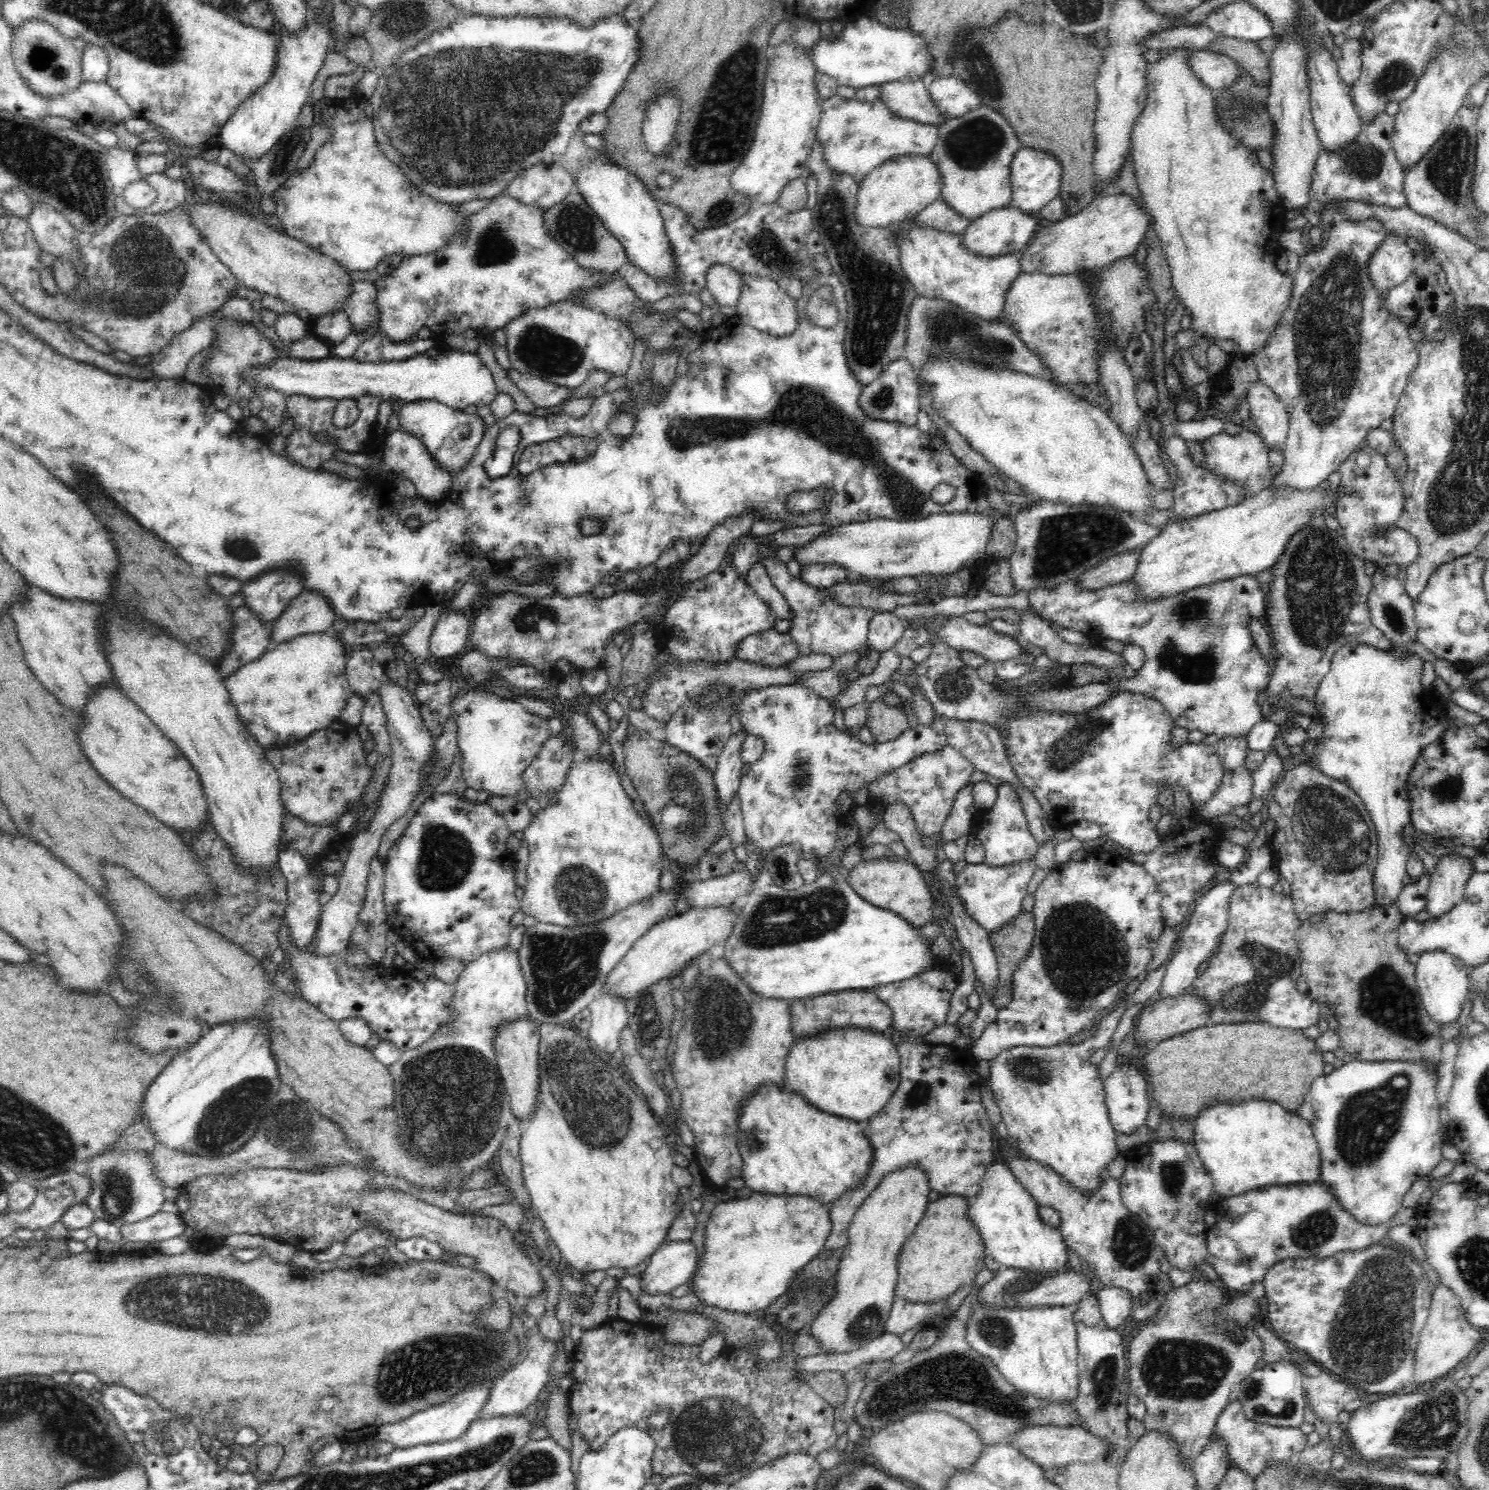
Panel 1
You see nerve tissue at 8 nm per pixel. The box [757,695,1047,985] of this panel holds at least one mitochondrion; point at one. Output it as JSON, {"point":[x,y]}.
{"point":[798,777]}

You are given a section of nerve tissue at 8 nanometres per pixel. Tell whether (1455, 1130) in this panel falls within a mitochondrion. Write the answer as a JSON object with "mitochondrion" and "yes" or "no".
{"mitochondrion":"no"}

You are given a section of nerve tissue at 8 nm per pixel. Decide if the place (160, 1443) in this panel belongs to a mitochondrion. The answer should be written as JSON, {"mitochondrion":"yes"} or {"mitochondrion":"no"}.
{"mitochondrion":"yes"}

